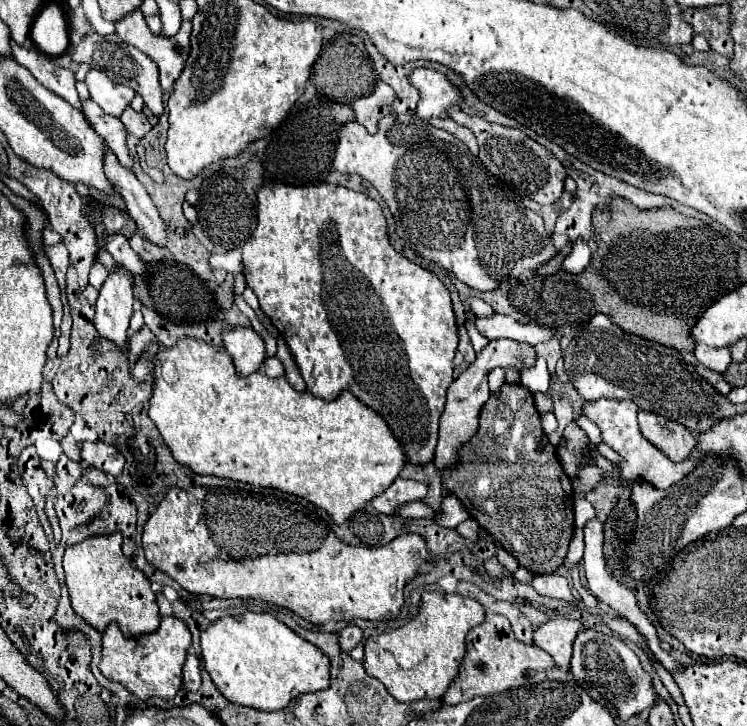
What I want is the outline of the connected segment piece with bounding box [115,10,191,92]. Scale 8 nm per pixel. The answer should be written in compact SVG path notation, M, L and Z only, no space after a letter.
M135 10L135 12L131 12L131 16L125 16L123 20L117 20L117 22L115 22L115 32L117 32L117 36L119 36L123 42L139 48L141 52L145 52L145 54L159 66L159 82L161 82L161 88L163 88L165 92L171 92L171 90L173 90L173 82L175 82L177 76L181 74L183 64L185 64L185 60L187 60L187 56L189 56L191 22L183 20L183 22L181 22L181 28L179 28L179 32L177 32L175 36L157 36L157 34L153 34L153 32L149 30L149 26L147 26L145 16L141 14L141 10Z

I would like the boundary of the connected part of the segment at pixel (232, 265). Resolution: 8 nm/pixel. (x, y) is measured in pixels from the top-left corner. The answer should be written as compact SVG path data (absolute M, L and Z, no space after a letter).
M233 250L233 252L221 254L221 256L211 256L209 264L211 264L211 268L223 268L225 272L239 274L241 272L241 250Z

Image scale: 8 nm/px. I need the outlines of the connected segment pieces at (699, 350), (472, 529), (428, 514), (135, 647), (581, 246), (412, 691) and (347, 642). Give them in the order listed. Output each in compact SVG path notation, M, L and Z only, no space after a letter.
M695 344L695 358L703 366L715 370L715 372L725 372L727 366L731 364L731 350L729 348L711 348L707 344Z
M471 518L465 520L465 522L461 522L456 527L456 530L461 536L465 536L465 538L469 538L470 540L477 540L479 537L479 524L475 520L471 520Z
M411 502L403 508L399 508L397 514L405 516L405 518L435 518L437 516L437 512L425 502Z
M163 616L161 626L153 634L141 634L135 638L123 636L119 626L111 622L103 632L103 658L99 670L109 680L121 682L131 694L135 694L141 700L149 696L171 700L183 686L181 672L189 646L191 646L191 632L187 624L177 616Z
M579 240L579 244L573 246L571 254L563 260L563 272L569 272L569 274L579 274L587 268L587 264L591 262L591 252L589 252L589 246L587 242Z
M423 592L423 606L421 606L421 612L419 612L419 614L417 614L417 616L415 616L409 624L405 624L405 626L401 626L401 628L393 630L391 634L379 634L379 636L375 636L375 638L367 640L367 644L365 644L365 660L363 660L365 672L367 672L369 676L373 676L373 678L381 680L381 682L385 684L387 692L389 692L389 694L391 694L397 702L439 700L439 698L445 694L445 690L453 684L453 680L457 680L457 676L459 676L459 664L463 662L463 658L465 658L465 650L467 650L467 644L465 644L467 632L469 632L475 624L481 624L481 622L483 622L483 618L485 618L485 608L483 608L477 600L473 600L473 598L467 598L467 596L461 596L461 594L445 594L445 592Z
M349 624L347 628L343 628L343 630L339 632L339 644L341 644L341 648L343 648L345 652L351 652L351 650L361 642L361 638L363 638L363 632L361 632L361 628L355 626L355 624Z

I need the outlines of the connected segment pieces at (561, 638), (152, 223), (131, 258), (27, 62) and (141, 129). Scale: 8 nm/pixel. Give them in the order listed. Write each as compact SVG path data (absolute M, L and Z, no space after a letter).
M555 618L545 624L541 624L535 630L535 646L543 648L557 666L569 668L571 660L571 648L577 632L581 630L579 620L569 620L569 618Z
M109 152L105 158L105 174L123 196L129 216L137 222L137 228L143 230L145 238L155 242L157 246L165 246L165 226L159 218L157 208L153 206L141 182L133 176L133 172L127 172L127 168L117 162L117 156L113 152Z
M109 234L105 238L105 246L103 246L113 258L115 262L127 266L133 274L143 274L145 266L141 262L141 258L135 254L135 250L129 246L129 240L123 234Z
M11 40L13 60L21 66L25 66L45 88L55 92L57 96L65 98L69 104L81 108L79 96L75 90L75 74L67 68L57 66L51 58L47 58L43 52L39 52L33 44L19 46Z
M127 108L121 116L121 122L125 124L127 132L137 136L137 138L143 138L149 130L151 130L151 124L147 120L147 116L143 112L135 112L133 108Z

